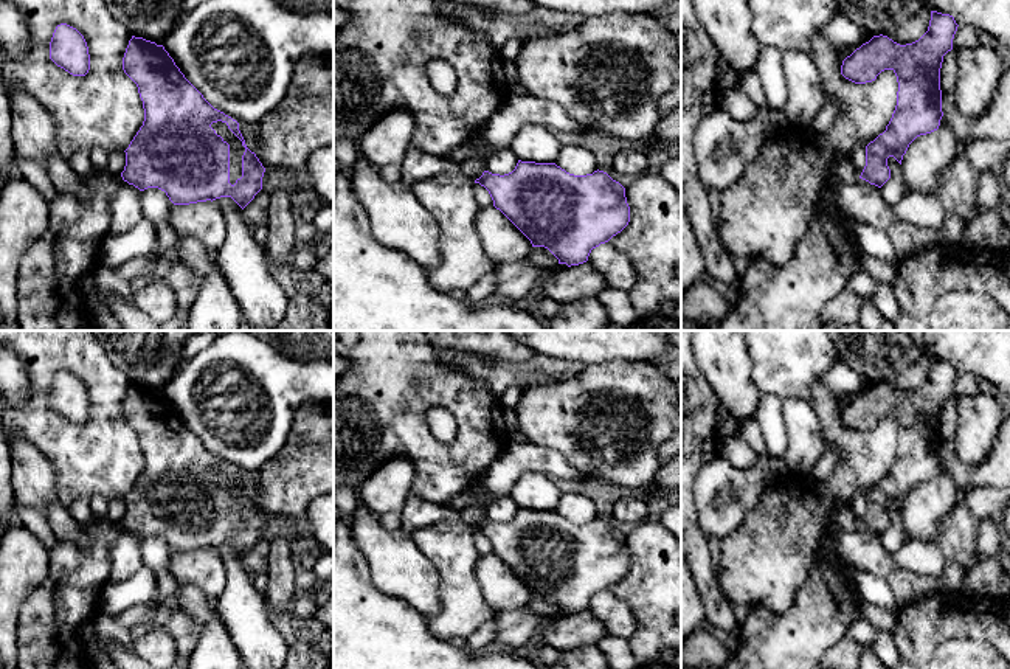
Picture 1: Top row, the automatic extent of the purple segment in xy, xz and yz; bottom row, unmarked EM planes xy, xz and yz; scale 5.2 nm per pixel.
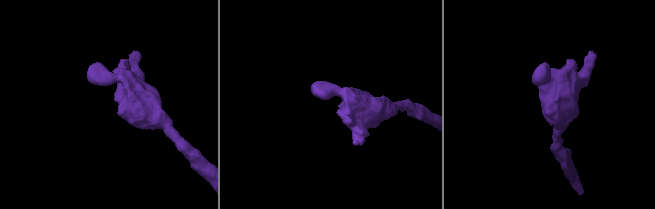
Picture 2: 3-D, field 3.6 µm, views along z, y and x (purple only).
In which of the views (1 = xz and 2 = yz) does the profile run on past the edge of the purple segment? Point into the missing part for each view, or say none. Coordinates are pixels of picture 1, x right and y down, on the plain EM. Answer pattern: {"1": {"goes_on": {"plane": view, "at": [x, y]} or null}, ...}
{"1": {"goes_on": null}, "2": {"goes_on": null}}

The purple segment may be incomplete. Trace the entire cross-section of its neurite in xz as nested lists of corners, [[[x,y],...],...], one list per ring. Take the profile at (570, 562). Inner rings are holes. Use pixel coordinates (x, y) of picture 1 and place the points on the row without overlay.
[[[518,508],[515,517],[500,523],[484,518],[475,528],[484,534],[500,557],[532,591],[548,596],[559,612],[579,613],[593,596],[608,590],[630,570],[625,536],[604,518],[574,523],[555,511]]]

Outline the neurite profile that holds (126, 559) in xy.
[[[121,529],[110,546],[109,582],[124,581],[144,567],[141,557],[141,539],[127,529]]]

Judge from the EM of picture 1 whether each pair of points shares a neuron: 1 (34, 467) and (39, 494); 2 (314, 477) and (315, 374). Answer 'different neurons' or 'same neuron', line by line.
1: same neuron
2: different neurons

